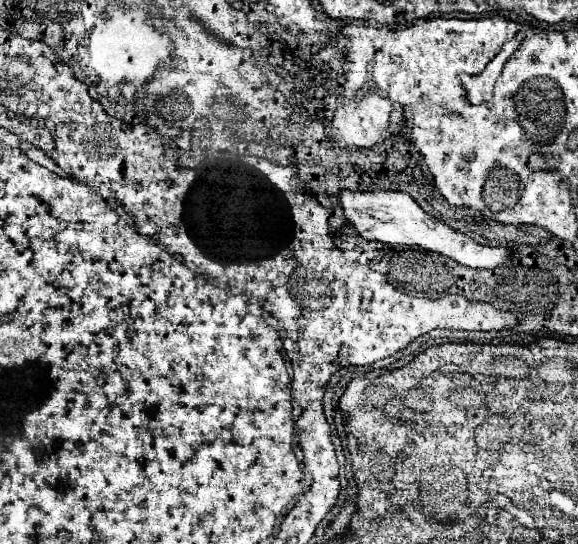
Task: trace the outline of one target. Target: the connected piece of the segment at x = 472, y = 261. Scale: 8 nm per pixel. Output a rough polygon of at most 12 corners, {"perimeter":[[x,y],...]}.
{"perimeter":[[339,190],[365,240],[419,246],[469,268],[513,254],[481,246],[405,192]]}

